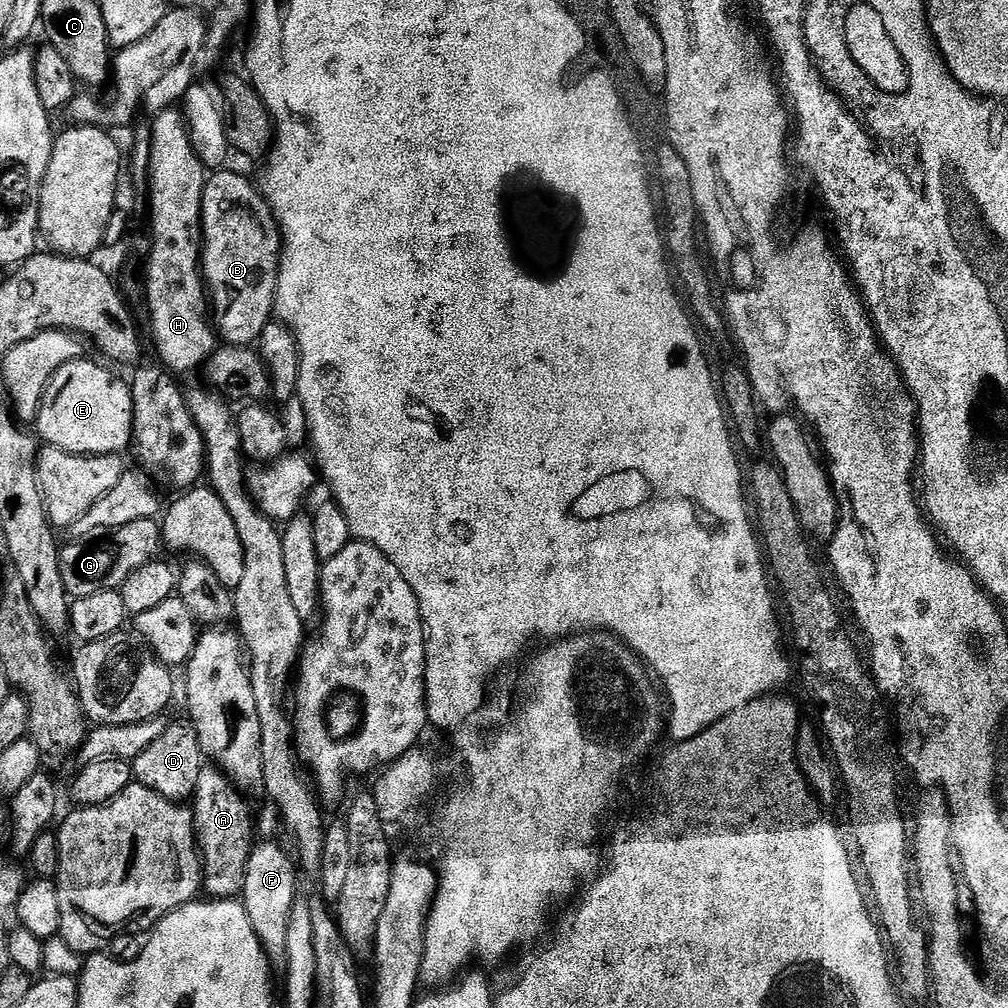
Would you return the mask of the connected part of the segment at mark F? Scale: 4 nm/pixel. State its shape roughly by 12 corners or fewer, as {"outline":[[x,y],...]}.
{"outline":[[272,840],[246,862],[242,903],[277,966],[286,962],[298,864]]}

